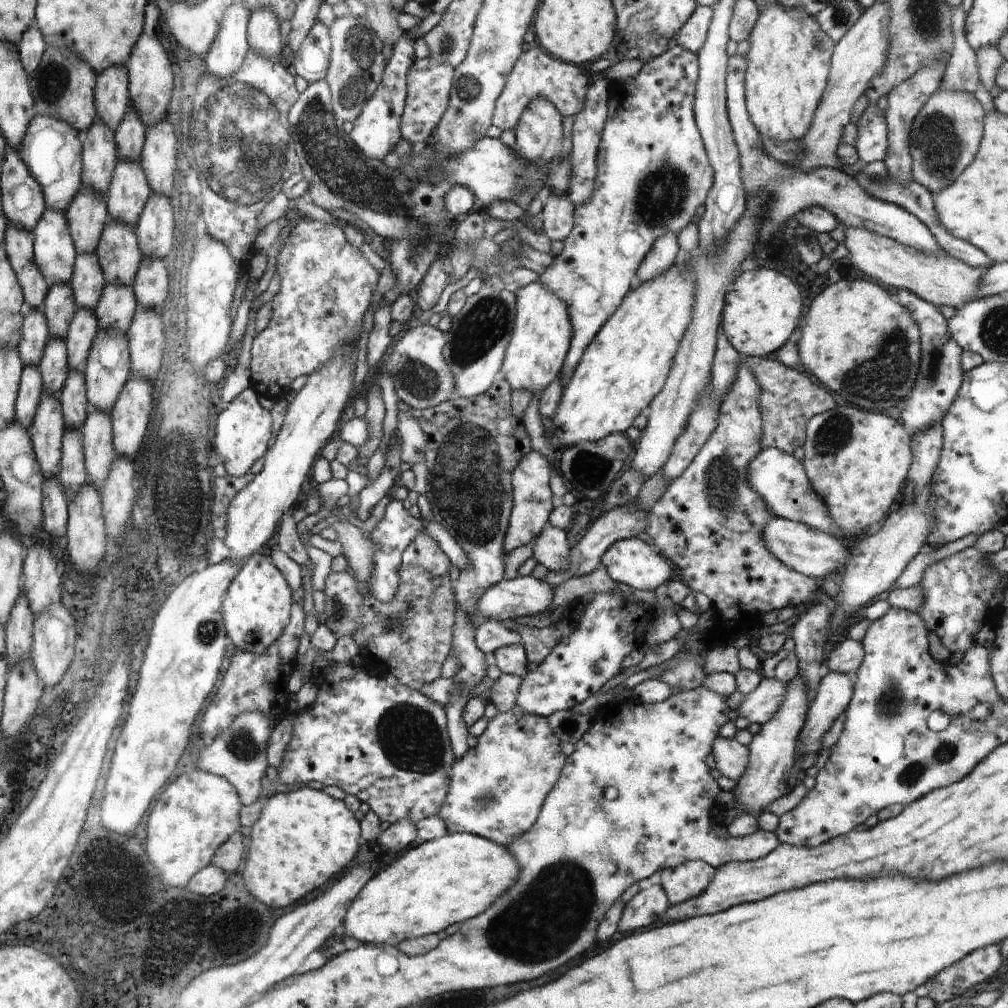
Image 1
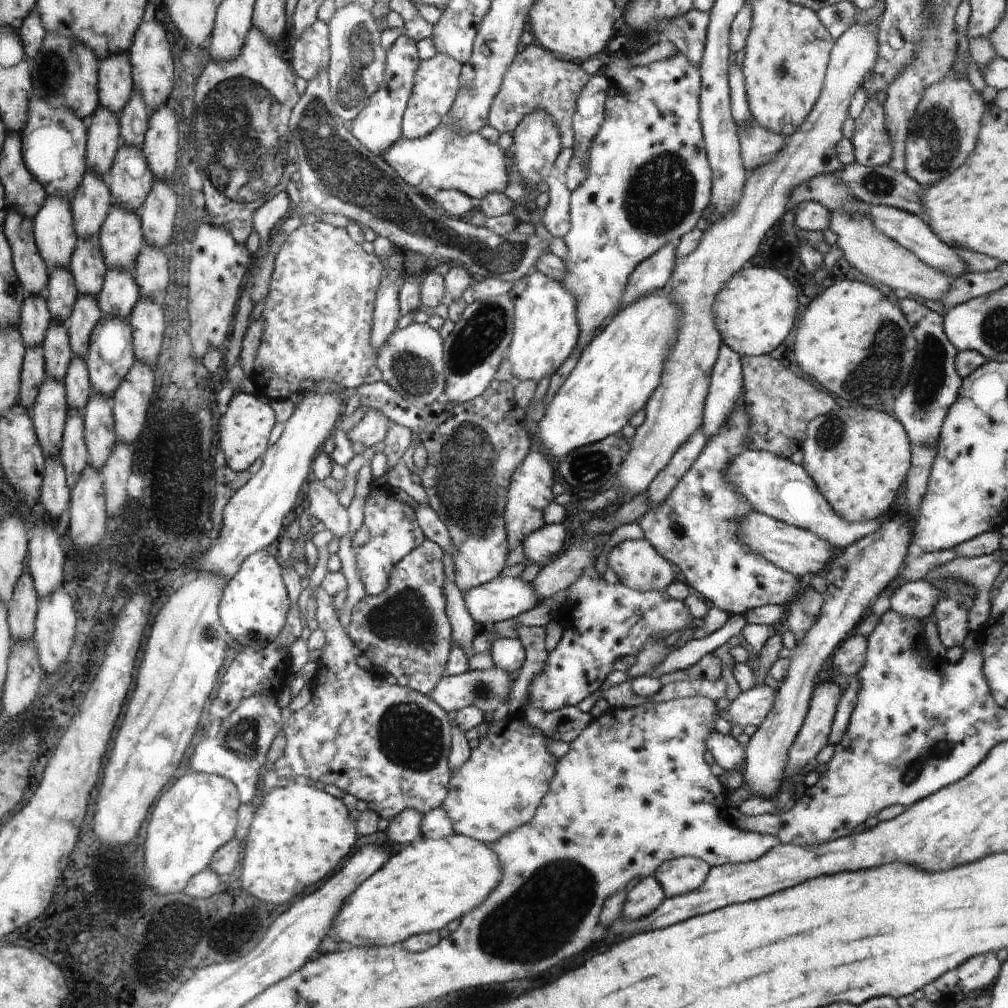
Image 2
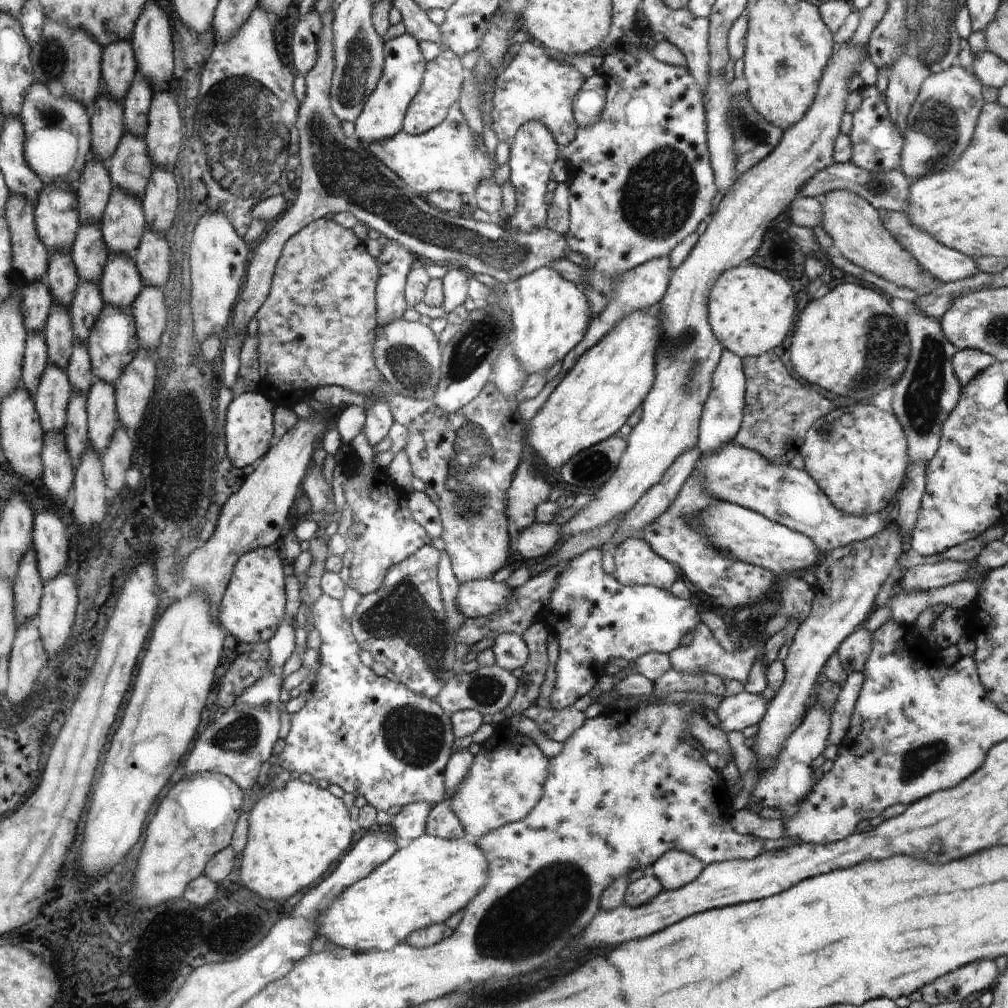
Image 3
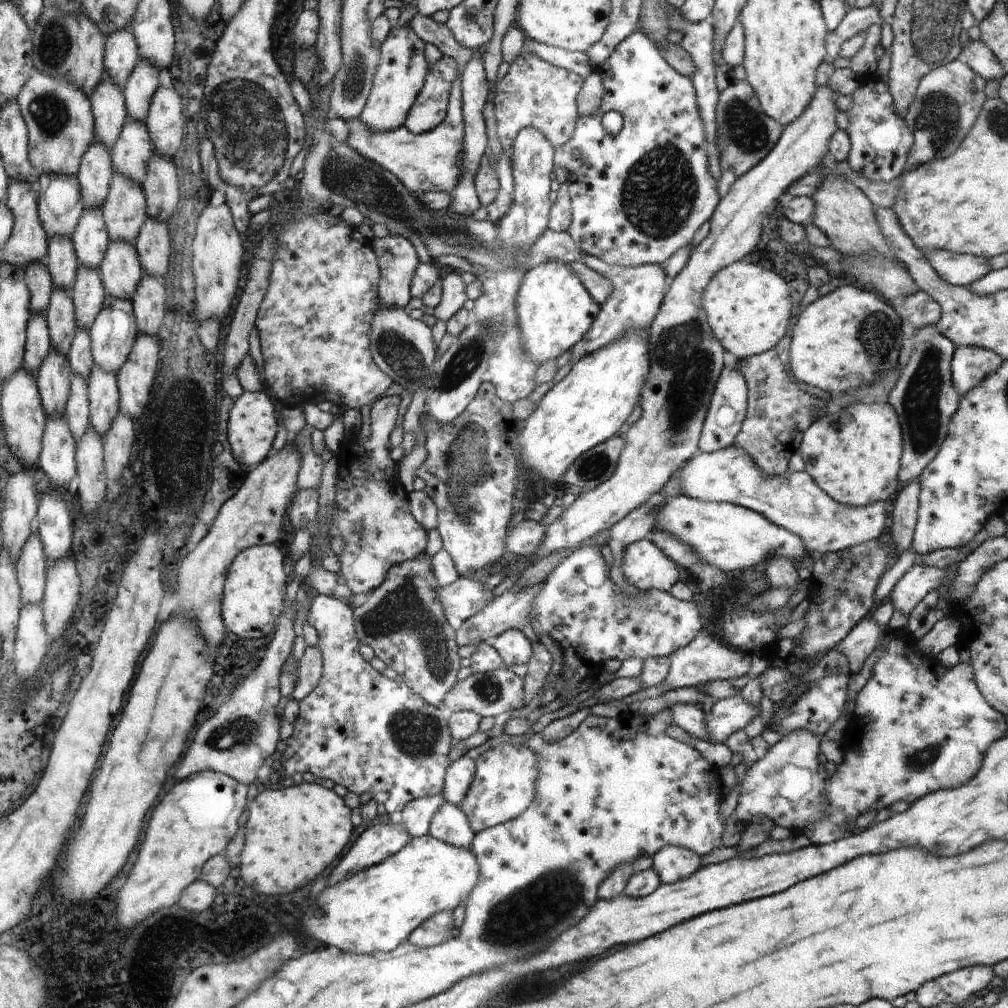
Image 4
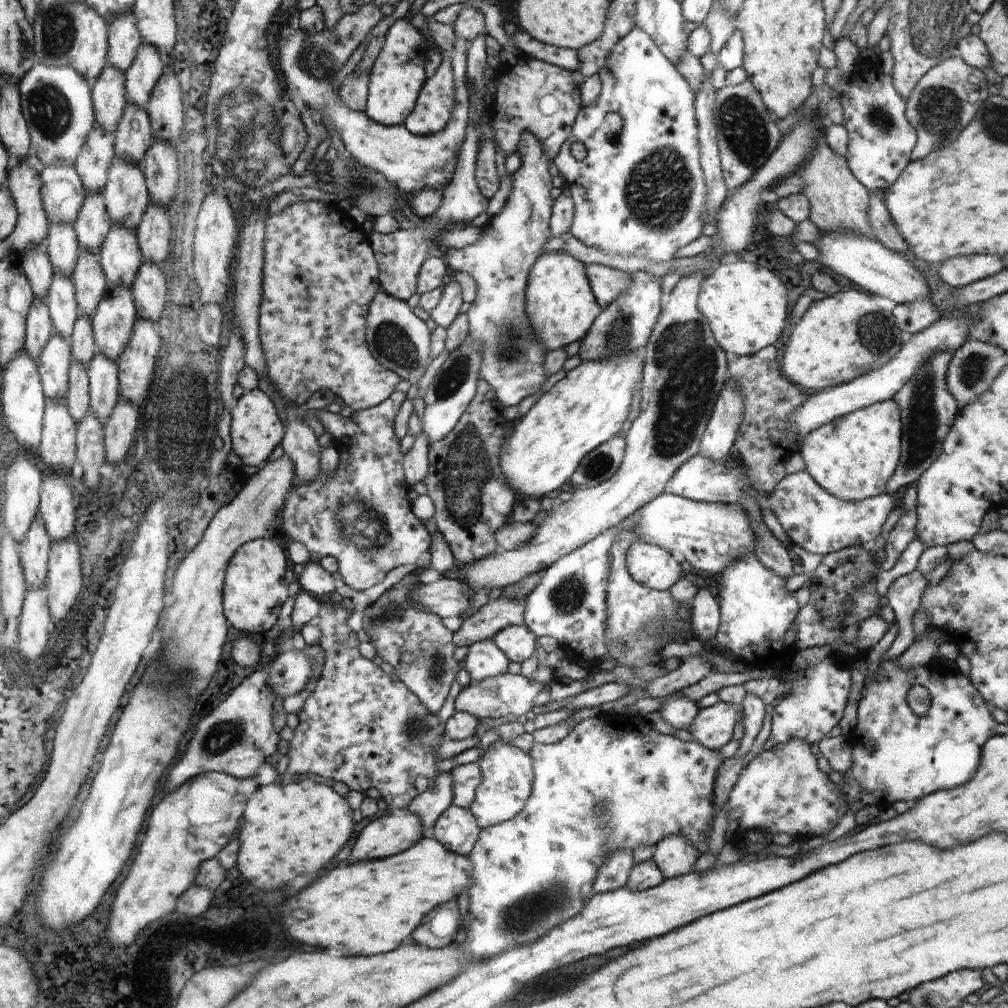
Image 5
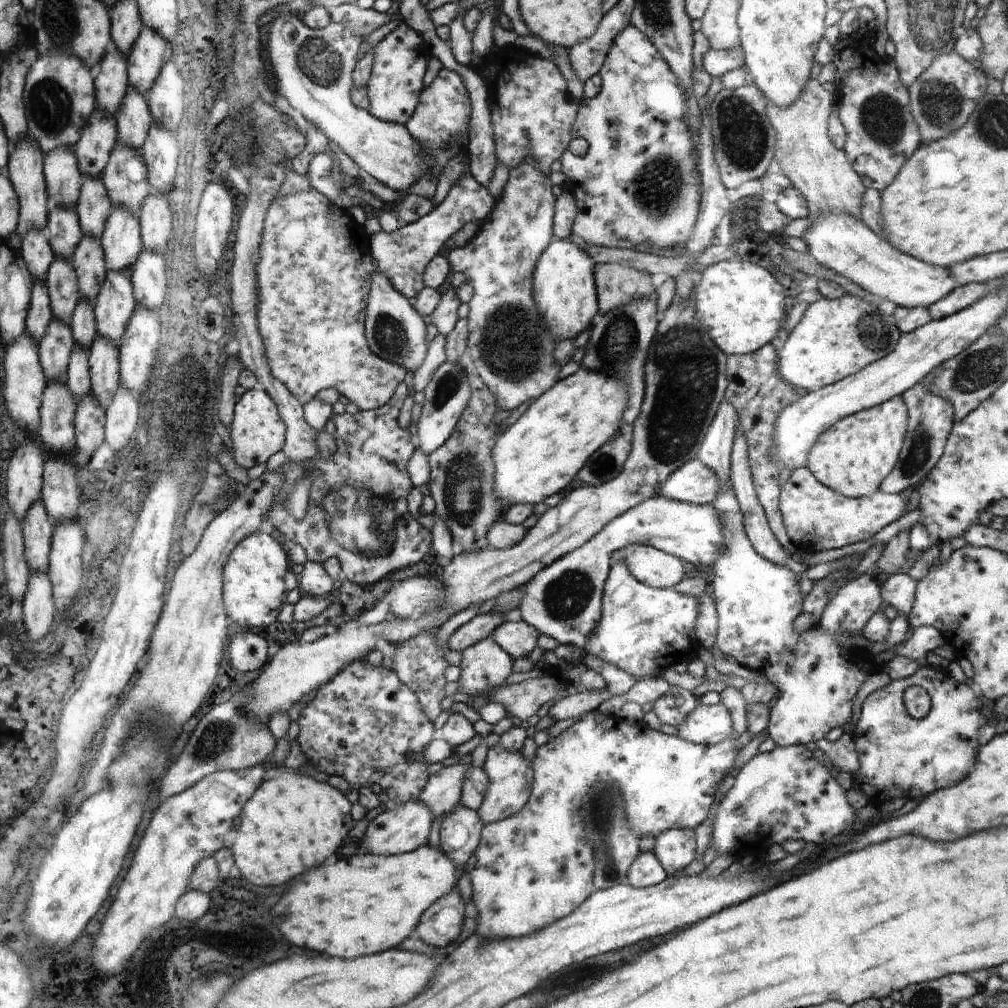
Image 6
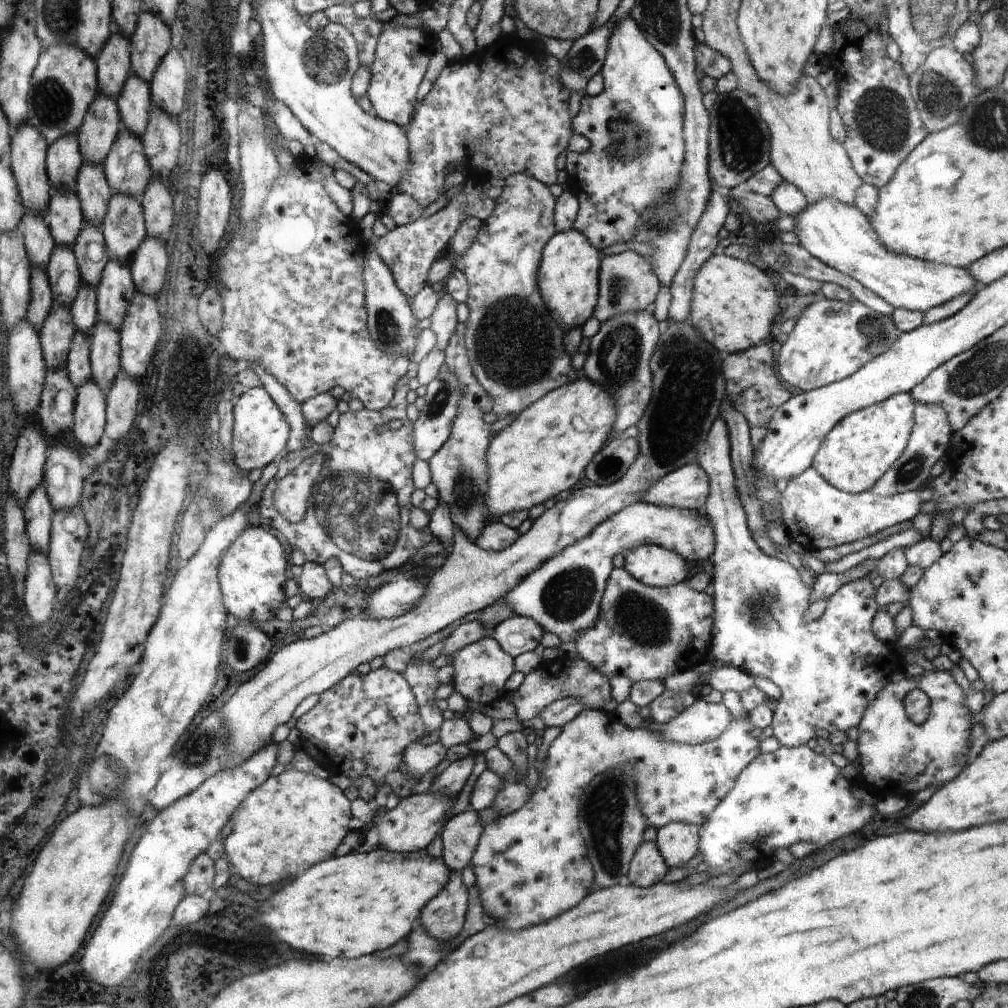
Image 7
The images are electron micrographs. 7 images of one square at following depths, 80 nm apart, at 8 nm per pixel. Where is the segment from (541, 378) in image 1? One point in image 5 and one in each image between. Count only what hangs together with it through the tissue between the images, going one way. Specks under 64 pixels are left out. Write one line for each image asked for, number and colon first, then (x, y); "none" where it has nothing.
2: (546, 331)
3: (551, 315)
4: (555, 310)
5: (562, 302)

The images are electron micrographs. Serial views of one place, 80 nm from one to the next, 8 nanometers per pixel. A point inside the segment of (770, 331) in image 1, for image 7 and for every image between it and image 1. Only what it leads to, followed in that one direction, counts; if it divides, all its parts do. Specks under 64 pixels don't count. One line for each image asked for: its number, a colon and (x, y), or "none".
2: (756, 310)
3: (751, 309)
4: (748, 306)
5: (746, 305)
6: (743, 305)
7: (734, 303)

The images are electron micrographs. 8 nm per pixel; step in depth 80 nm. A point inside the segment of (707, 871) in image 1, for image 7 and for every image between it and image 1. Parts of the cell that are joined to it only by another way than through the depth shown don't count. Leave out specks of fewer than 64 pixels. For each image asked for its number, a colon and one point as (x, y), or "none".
2: (680, 876)
3: (675, 869)
4: (672, 864)
5: (675, 855)
6: (676, 848)
7: (678, 842)

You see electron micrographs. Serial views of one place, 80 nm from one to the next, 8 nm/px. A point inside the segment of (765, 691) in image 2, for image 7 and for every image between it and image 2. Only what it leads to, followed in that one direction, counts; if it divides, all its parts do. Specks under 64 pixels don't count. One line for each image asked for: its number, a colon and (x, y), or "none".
3: (744, 709)
4: (731, 714)
5: (713, 727)
6: (707, 724)
7: (701, 722)

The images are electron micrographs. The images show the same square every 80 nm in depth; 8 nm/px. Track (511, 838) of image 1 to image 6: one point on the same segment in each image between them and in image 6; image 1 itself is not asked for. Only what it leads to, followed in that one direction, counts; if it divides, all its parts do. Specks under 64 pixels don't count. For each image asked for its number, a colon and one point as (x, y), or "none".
2: (498, 789)
3: (506, 780)
4: (505, 782)
5: (507, 772)
6: (510, 775)

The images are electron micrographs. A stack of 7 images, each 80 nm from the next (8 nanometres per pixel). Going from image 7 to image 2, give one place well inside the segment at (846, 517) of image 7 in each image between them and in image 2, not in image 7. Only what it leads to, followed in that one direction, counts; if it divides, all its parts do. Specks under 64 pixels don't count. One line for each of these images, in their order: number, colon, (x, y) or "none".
2: (776, 486)
3: (786, 495)
4: (792, 500)
5: (812, 518)
6: (816, 518)

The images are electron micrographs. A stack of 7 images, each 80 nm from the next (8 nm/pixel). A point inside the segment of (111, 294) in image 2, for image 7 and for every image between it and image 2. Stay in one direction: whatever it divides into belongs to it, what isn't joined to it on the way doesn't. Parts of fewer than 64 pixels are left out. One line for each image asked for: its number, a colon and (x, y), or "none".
3: (121, 283)
4: (121, 271)
5: (121, 258)
6: (121, 241)
7: (124, 228)

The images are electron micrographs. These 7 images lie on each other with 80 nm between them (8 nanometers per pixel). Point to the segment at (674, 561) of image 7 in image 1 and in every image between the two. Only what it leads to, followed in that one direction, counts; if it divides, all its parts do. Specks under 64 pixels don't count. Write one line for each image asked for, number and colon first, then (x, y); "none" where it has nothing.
1: (630, 561)
2: (638, 565)
3: (636, 562)
4: (645, 566)
5: (650, 565)
6: (650, 566)

